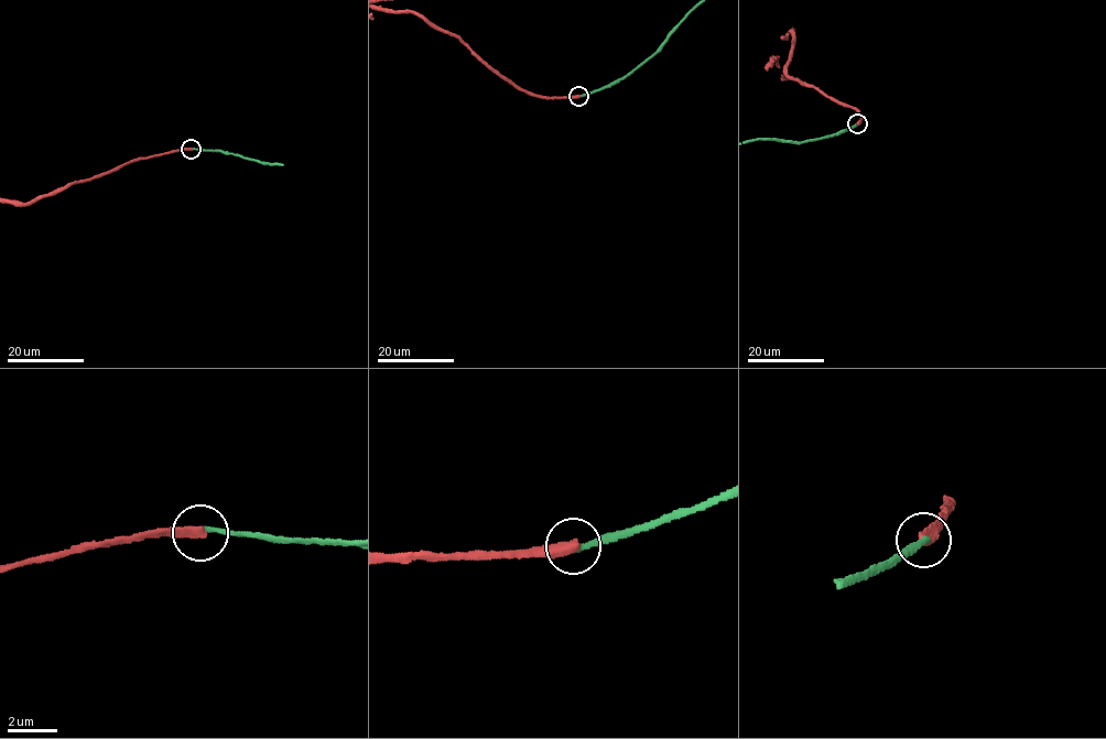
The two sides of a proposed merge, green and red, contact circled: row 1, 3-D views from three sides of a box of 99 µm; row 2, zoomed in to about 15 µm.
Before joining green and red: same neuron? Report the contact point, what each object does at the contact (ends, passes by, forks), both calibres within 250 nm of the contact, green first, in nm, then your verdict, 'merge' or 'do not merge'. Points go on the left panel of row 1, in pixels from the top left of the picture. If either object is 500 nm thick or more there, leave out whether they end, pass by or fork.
(191, 149) | green ends | red ends | 200/420 nm | do not merge

